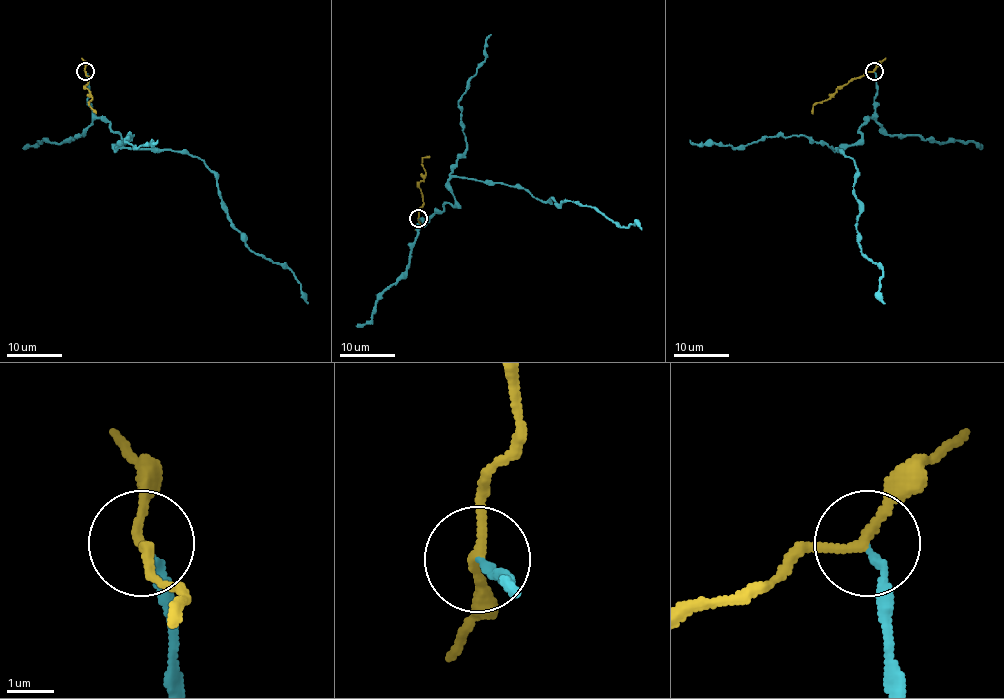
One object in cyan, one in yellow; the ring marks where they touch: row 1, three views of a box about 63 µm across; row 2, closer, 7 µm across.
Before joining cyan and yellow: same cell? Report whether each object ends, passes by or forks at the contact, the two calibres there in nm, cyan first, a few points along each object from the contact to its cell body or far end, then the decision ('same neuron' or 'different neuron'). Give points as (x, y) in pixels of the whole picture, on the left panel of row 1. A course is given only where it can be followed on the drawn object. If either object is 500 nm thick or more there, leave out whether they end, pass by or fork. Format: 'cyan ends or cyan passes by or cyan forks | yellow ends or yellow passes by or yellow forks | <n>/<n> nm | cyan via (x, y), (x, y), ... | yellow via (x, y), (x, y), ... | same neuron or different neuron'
cyan ends | yellow passes by | 170/180 nm | cyan via (85, 71), (88, 105), (121, 138), (114, 149), (197, 156), (244, 243), (289, 268), (308, 303) | yellow via (85, 71), (89, 77), (85, 87), (92, 99), (88, 102), (96, 113) | different neuron

